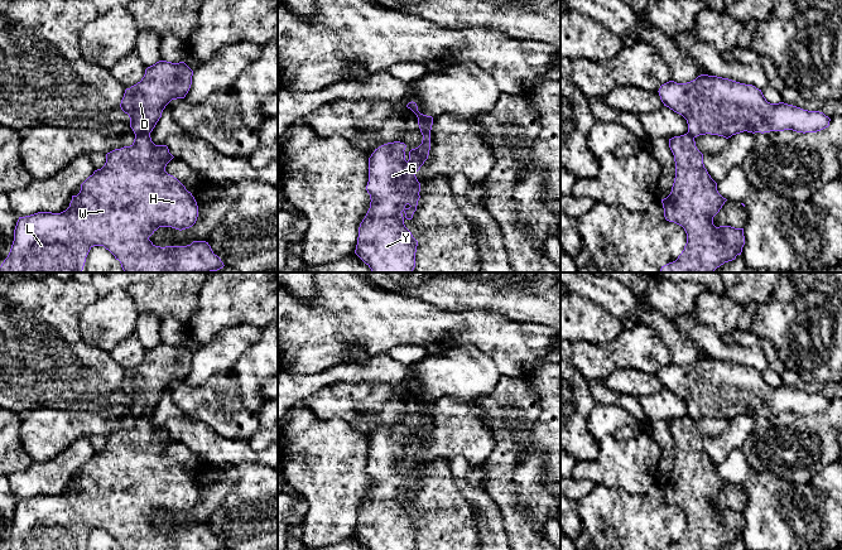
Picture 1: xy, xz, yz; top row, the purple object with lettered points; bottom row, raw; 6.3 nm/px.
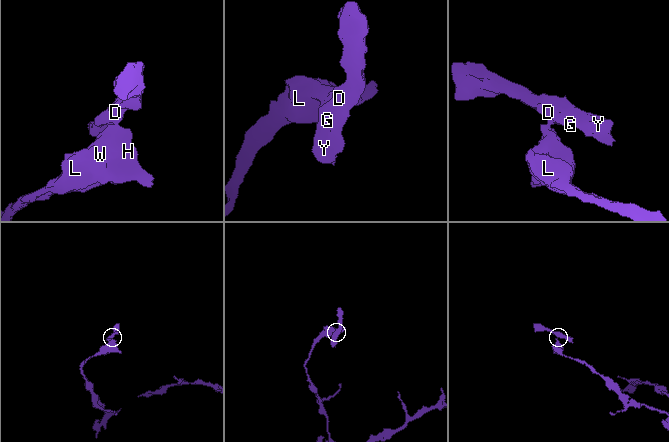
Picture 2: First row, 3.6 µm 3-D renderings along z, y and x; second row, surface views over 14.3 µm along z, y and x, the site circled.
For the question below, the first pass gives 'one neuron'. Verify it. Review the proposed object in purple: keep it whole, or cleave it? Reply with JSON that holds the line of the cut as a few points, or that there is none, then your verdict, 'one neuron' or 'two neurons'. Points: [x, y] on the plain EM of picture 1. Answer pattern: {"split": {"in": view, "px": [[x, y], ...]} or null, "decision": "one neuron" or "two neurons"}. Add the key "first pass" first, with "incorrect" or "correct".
{"first pass": "incorrect", "split": {"in": "xy", "px": [[149, 415], [135, 418]]}, "decision": "two neurons"}

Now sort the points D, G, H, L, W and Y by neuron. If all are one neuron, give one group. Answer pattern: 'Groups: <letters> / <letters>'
Groups: D G Y / H L W

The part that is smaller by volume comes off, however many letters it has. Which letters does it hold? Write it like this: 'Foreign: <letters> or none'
Foreign: D, G, Y

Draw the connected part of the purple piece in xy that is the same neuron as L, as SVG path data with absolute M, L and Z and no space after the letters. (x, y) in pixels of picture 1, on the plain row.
M150 416L135 418L130 429L106 436L105 448L95 453L81 467L80 476L72 478L66 493L61 496L38 494L19 500L10 535L0 550L83 550L93 529L104 529L109 532L120 544L121 550L223 550L223 545L206 524L193 524L187 529L160 530L149 522L159 510L182 513L192 510L198 500L198 488L192 476L177 460L165 454L167 447L173 440L167 428L155 428L151 424Z

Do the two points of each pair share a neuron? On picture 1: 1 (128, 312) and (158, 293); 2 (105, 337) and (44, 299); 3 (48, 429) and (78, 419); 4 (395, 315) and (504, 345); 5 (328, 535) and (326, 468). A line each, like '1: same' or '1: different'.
1: different
2: different
3: same
4: same
5: same

